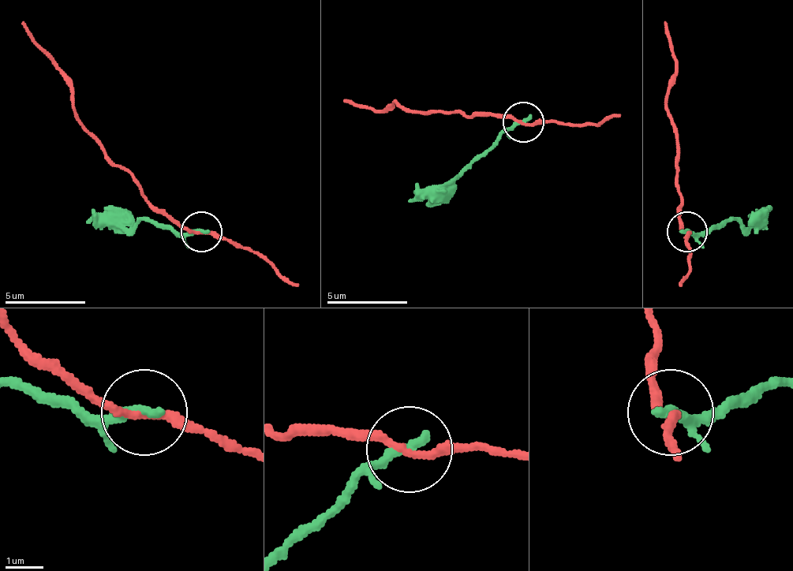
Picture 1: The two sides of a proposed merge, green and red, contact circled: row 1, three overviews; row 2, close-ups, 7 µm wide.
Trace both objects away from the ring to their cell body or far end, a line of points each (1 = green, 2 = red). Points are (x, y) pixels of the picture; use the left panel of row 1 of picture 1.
1: (202, 232), (190, 232), (150, 220), (129, 224), (85, 220)
2: (202, 232), (178, 228), (105, 151), (76, 115), (72, 83), (20, 22)

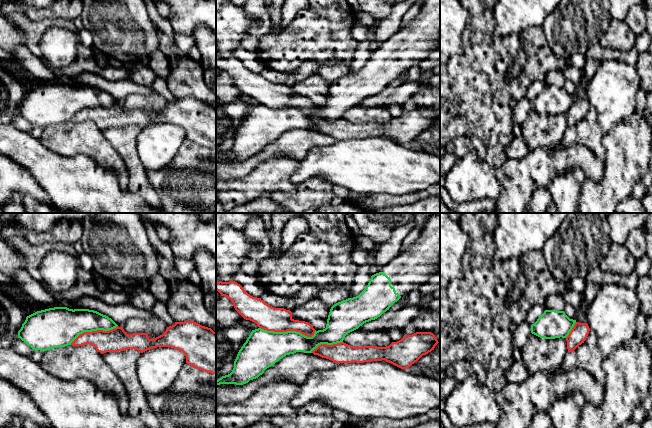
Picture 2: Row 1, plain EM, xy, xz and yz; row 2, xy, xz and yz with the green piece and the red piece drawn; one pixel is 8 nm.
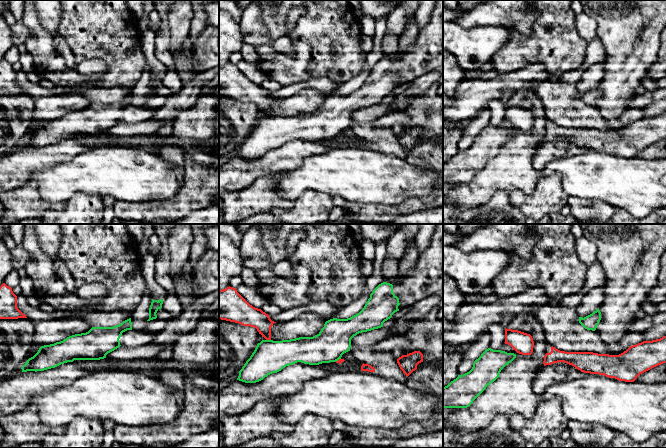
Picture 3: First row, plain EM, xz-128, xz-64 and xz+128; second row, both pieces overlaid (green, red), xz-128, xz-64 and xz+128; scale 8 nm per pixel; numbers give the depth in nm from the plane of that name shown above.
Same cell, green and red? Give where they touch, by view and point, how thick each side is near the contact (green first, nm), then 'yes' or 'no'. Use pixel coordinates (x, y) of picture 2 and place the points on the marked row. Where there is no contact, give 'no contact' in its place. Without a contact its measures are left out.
meets green in xz at (287, 331); 300 nm thick on the green side, 200 nm on the other; no

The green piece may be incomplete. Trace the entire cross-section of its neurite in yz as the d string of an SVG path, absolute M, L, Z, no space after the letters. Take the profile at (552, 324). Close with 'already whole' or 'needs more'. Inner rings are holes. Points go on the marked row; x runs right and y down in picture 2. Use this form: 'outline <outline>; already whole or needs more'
outline M545 310L531 325L531 333L545 339L566 338L575 323L564 311Z; already whole

